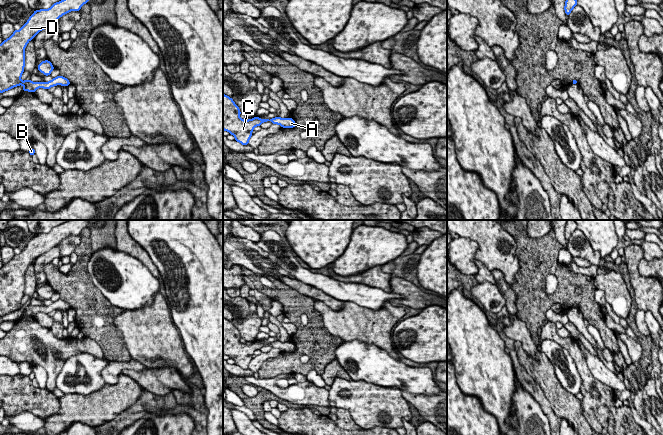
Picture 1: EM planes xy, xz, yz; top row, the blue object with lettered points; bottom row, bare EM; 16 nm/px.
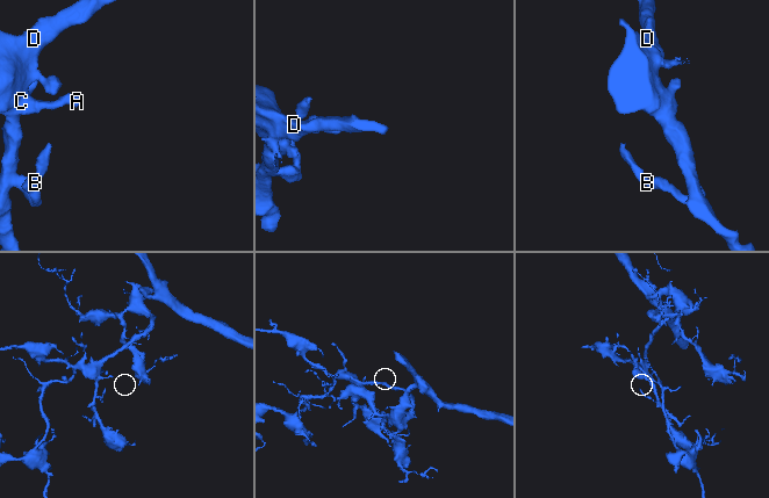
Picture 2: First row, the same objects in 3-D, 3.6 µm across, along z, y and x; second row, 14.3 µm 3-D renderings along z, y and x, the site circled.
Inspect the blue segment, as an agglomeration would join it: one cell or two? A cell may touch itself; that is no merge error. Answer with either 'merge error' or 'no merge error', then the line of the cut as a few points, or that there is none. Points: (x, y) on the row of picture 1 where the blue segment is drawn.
no merge error; no cut

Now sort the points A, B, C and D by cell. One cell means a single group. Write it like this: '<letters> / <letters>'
A B C D

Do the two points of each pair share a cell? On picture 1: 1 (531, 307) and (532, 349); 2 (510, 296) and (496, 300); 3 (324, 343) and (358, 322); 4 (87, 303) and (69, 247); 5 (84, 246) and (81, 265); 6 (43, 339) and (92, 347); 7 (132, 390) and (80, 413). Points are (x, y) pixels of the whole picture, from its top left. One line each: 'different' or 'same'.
1: different
2: different
3: different
4: different
5: same
6: same
7: same

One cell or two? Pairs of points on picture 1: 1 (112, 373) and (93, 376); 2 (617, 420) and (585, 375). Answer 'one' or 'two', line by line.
1: two
2: two

